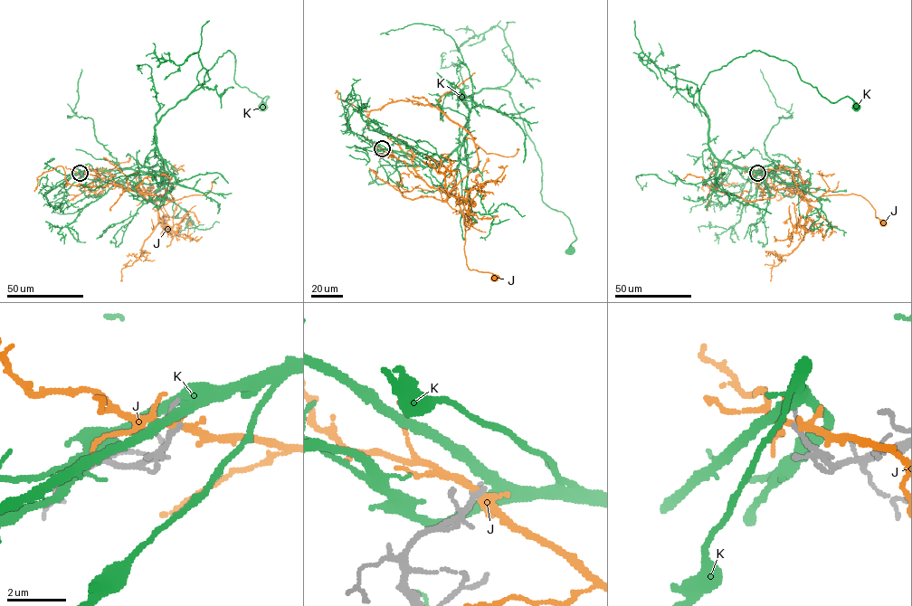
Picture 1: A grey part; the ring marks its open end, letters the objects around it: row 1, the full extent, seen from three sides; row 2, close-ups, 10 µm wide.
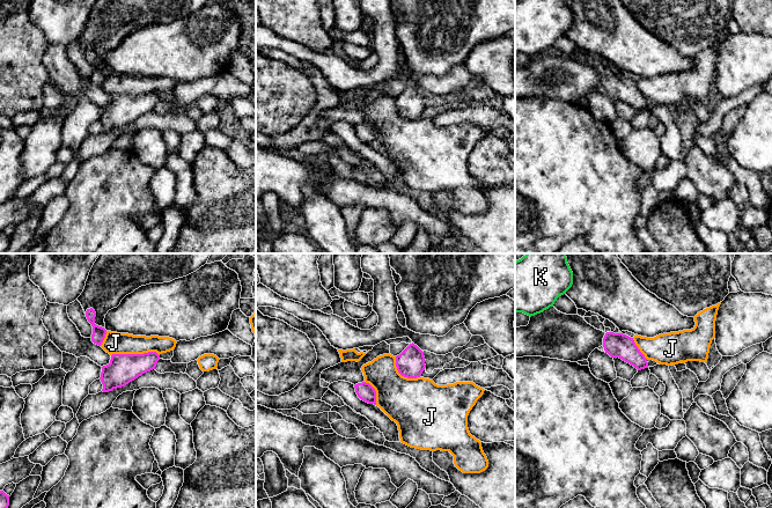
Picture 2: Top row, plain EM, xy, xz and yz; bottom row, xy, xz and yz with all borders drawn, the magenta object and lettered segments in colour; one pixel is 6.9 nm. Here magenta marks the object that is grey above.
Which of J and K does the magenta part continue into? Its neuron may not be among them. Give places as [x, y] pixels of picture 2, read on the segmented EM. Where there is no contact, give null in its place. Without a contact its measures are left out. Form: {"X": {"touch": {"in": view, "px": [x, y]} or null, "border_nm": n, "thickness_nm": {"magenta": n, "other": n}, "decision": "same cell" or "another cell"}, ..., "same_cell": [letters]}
{"J": {"touch": {"in": "xy", "px": [134, 354]}, "border_nm": 340, "thickness_nm": {"magenta": 200, "other": 150}, "decision": "another cell"}, "K": {"touch": null, "decision": "another cell"}, "same_cell": []}

